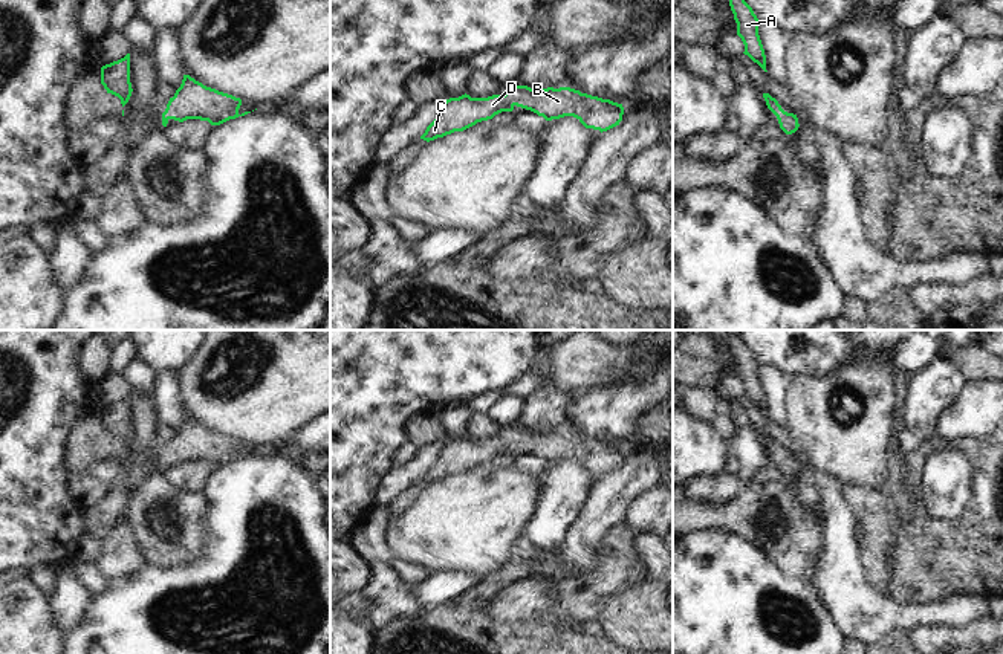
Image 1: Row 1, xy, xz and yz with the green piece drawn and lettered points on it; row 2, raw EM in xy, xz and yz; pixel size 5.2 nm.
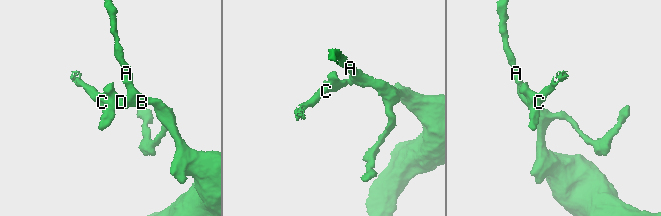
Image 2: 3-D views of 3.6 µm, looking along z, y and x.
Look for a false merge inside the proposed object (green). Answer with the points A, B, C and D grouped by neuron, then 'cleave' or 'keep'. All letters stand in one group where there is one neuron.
A B C D; keep

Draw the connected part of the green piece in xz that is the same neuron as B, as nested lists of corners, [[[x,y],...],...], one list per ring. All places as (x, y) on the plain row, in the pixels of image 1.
[[[514,428],[505,437],[471,440],[465,435],[446,442],[420,481],[430,484],[454,474],[463,474],[477,465],[492,461],[502,454],[512,454],[515,448],[531,452],[546,463],[573,458],[586,471],[599,472],[601,475],[619,468],[624,457],[622,446],[581,435],[570,429],[531,431]]]

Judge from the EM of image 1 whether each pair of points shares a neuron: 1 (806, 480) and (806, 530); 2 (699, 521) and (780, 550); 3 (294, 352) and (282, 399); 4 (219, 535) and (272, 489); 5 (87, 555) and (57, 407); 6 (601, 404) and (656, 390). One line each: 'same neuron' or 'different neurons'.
1: same neuron
2: same neuron
3: same neuron
4: same neuron
5: different neurons
6: same neuron

